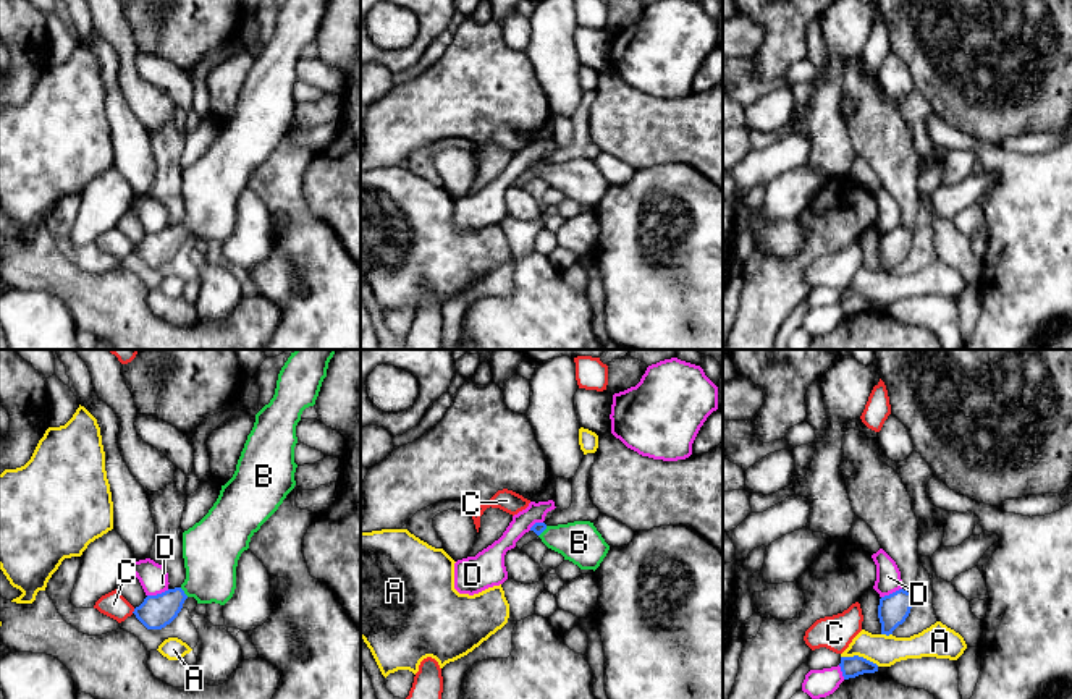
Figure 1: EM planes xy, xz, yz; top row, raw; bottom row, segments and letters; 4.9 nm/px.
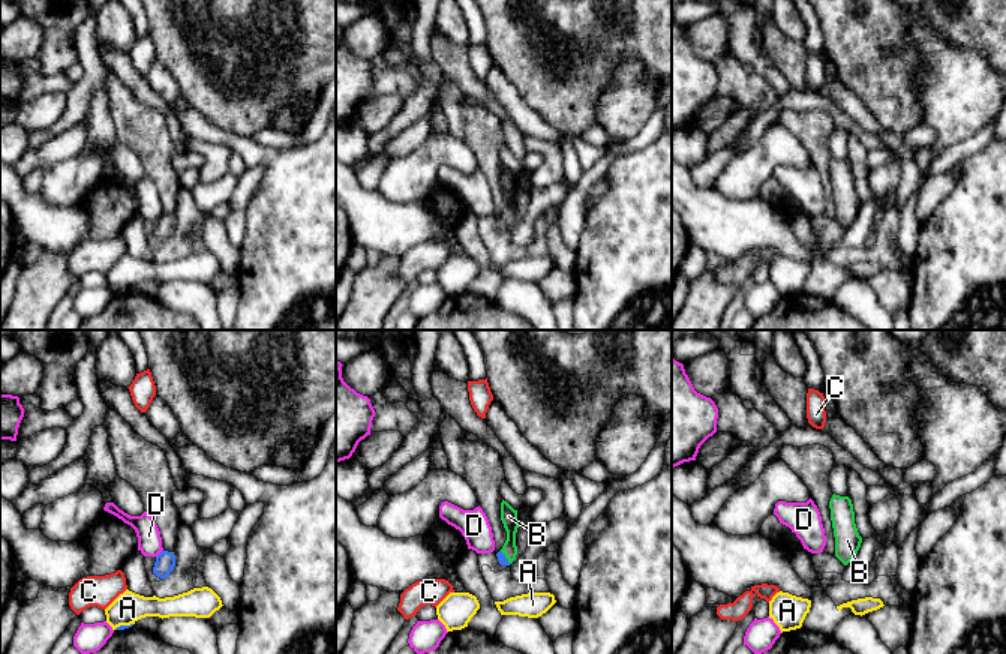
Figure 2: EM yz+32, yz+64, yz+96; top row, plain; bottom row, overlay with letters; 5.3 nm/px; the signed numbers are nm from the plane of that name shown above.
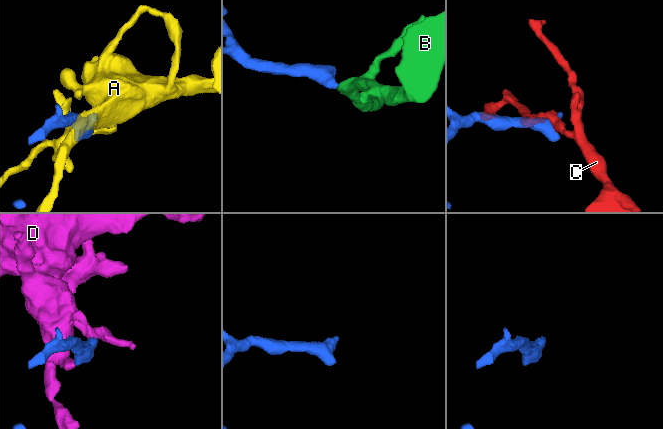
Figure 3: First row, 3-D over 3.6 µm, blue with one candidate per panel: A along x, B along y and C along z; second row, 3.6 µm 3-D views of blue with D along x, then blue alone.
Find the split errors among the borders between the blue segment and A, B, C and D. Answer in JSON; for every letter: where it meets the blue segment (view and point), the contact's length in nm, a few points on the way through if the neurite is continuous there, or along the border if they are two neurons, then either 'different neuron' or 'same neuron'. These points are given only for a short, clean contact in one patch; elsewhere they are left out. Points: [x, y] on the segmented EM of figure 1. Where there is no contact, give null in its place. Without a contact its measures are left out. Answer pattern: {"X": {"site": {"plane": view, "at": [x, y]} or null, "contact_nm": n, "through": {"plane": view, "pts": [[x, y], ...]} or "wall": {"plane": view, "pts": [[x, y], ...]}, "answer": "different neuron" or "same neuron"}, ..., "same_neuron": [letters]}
{"A": {"site": {"plane": "yz", "at": [860, 657]}, "contact_nm": 200, "answer": "different neuron"}, "B": {"site": {"plane": "xy", "at": [183, 593]}, "contact_nm": 60, "through": {"plane": "xy", "pts": [[156, 612], [183, 593], [211, 565], [211, 550]]}, "answer": "same neuron"}, "C": {"site": {"plane": "xy", "at": [135, 610]}, "contact_nm": 30, "wall": {"plane": "xy", "pts": [[135, 609], [131, 612]]}, "answer": "different neuron"}, "D": {"site": {"plane": "xy", "at": [157, 594]}, "contact_nm": 120, "answer": "different neuron"}, "same_neuron": ["B"]}

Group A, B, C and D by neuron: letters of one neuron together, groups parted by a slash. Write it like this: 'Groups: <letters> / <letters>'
Groups: A / B / C / D

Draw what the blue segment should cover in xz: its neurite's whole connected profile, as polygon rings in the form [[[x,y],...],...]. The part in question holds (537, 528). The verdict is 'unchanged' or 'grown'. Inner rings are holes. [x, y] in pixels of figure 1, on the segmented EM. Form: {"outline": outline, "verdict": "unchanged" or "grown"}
{"outline": [[[574,521],[568,524],[547,526],[535,523],[534,531],[542,542],[561,553],[580,570],[597,570],[606,557],[610,545],[590,521]]], "verdict": "grown"}

